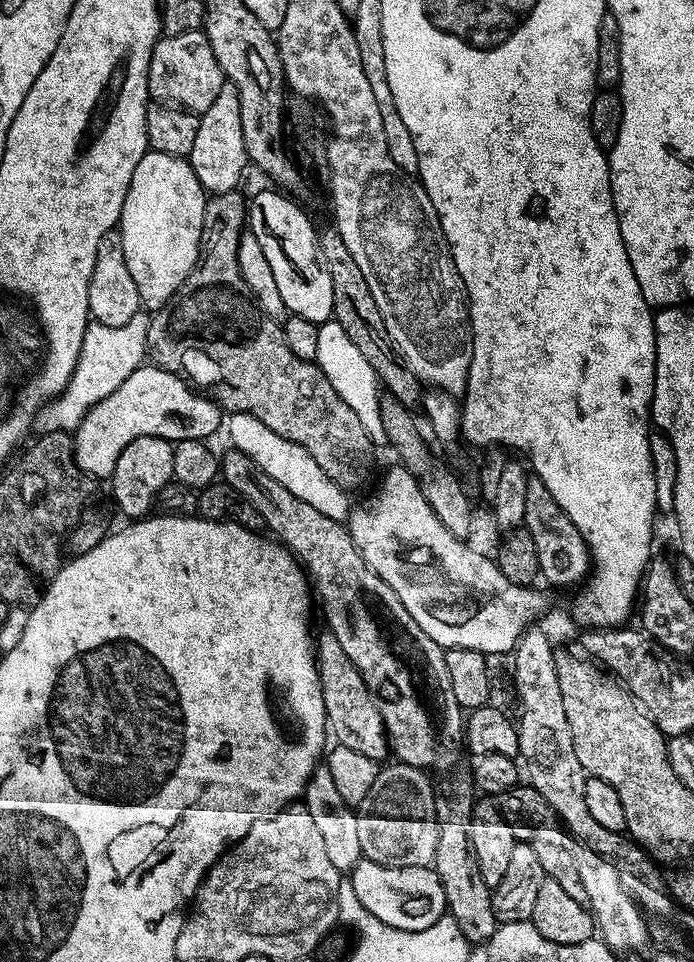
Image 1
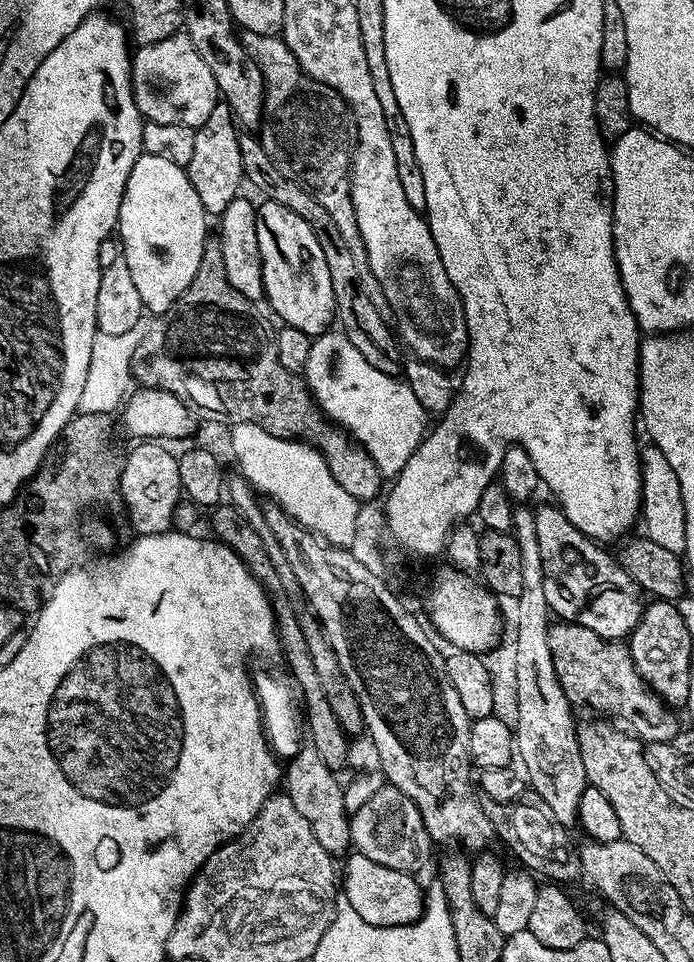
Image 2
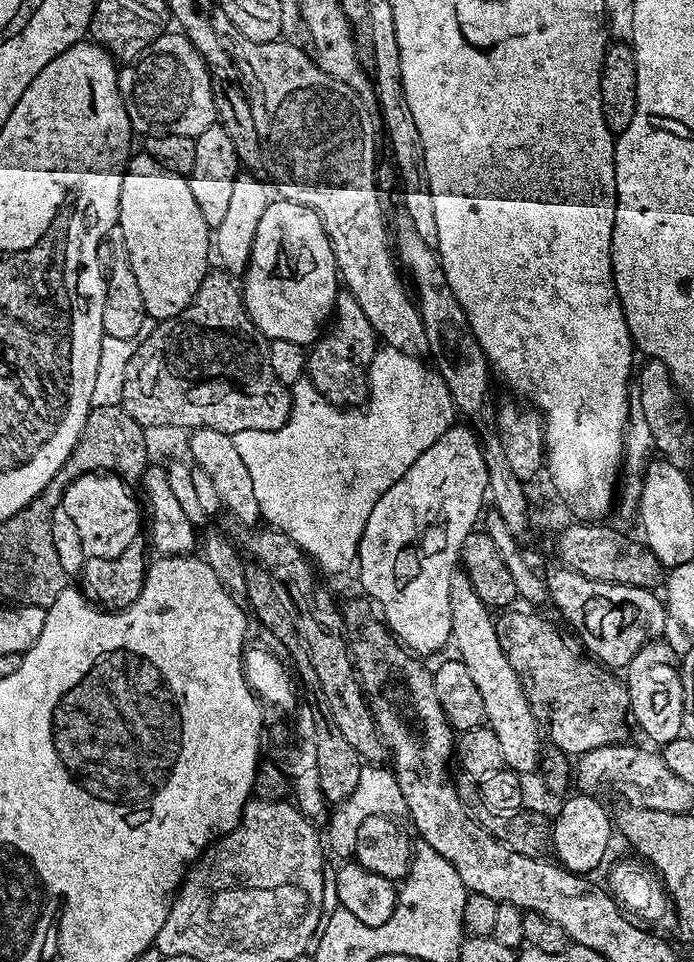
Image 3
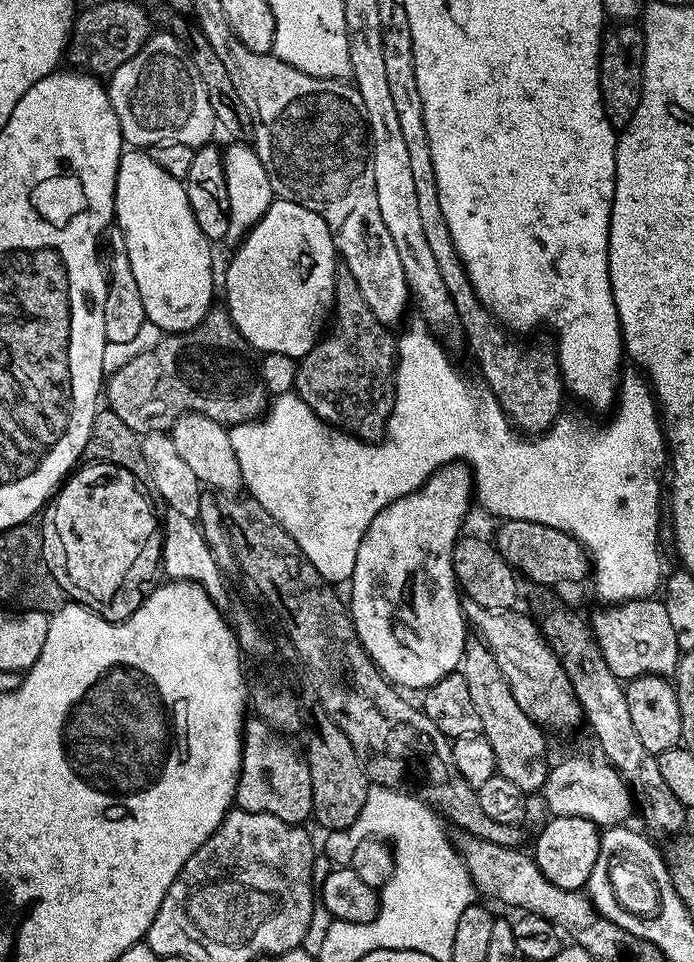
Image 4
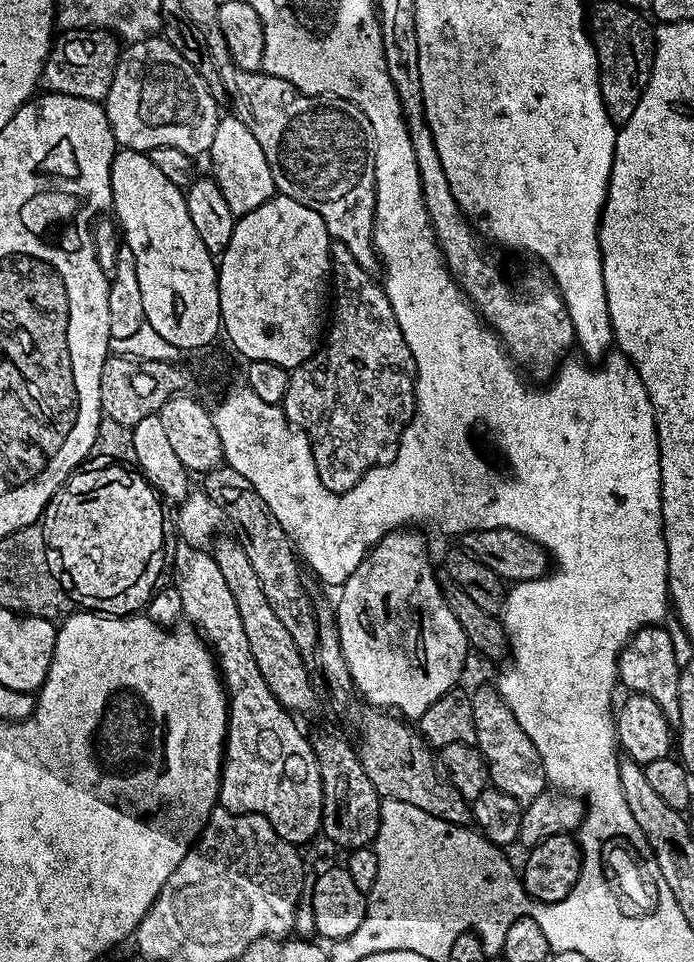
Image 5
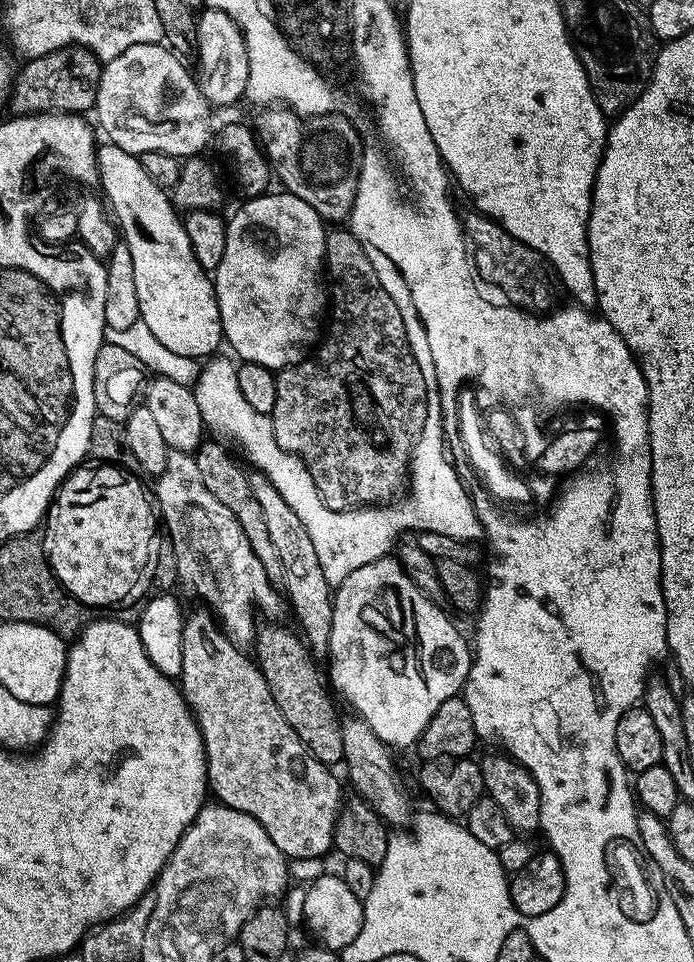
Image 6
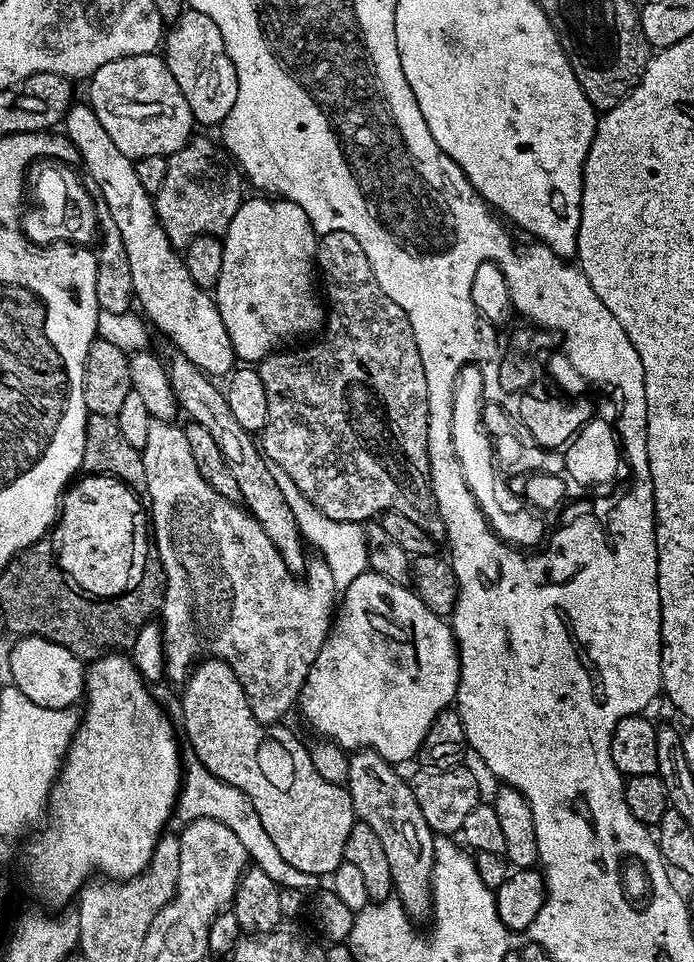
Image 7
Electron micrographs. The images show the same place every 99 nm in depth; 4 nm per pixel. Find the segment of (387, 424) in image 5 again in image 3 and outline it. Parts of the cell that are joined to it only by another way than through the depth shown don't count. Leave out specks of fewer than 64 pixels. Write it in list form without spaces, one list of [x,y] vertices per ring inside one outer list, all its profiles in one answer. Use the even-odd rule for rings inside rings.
[[[346,290],[337,291],[334,319],[308,352],[306,378],[314,382],[318,394],[326,397],[331,404],[363,405],[368,399],[370,362],[377,351],[378,337],[374,326],[370,326],[370,318],[362,314],[362,306],[358,306],[358,302]]]

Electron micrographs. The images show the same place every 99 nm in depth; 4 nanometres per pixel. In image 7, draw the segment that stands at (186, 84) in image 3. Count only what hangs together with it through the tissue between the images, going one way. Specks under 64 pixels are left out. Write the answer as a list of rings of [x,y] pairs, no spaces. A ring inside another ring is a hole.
[[[147,52],[106,62],[87,84],[86,100],[98,122],[102,122],[102,130],[133,161],[143,156],[169,157],[192,139],[194,121],[190,102],[178,90],[178,82],[174,82],[174,74],[170,74],[163,55]]]

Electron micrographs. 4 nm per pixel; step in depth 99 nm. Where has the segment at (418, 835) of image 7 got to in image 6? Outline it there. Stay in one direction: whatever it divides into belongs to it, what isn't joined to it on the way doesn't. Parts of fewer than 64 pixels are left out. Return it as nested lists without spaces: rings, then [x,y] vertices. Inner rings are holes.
[[[352,714],[341,719],[342,726],[342,761],[343,767],[348,767],[348,780],[352,783],[352,788],[357,797],[365,800],[372,809],[377,812],[385,825],[393,829],[400,830],[411,821],[414,815],[414,807],[408,801],[408,792],[400,782],[400,776],[396,773],[396,764],[392,761],[393,753],[387,744],[378,738],[366,726],[366,722],[359,716]],[[392,755],[392,756],[391,756]],[[393,824],[393,825],[392,825]]]

